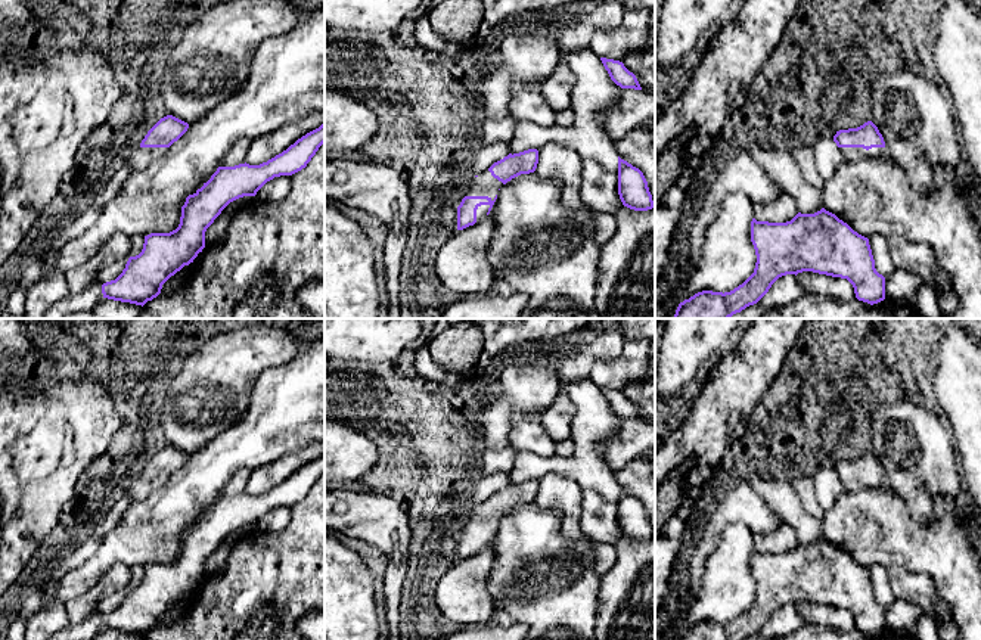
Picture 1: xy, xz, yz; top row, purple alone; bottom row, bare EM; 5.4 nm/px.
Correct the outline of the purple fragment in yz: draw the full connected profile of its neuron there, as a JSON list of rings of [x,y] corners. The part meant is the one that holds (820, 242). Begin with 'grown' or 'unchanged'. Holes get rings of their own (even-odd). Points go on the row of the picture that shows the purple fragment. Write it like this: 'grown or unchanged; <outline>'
unchanged; [[[822,208],[814,214],[798,212],[791,221],[751,221],[751,242],[757,262],[754,273],[730,292],[702,291],[679,304],[673,319],[730,319],[757,304],[782,276],[813,271],[847,279],[859,301],[870,305],[885,299],[885,277],[875,268],[869,239],[854,232],[835,214]]]

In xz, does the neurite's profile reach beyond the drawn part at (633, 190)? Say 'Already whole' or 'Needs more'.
Already whole

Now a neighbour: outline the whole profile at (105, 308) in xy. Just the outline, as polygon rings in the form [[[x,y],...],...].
[[[102,298],[93,313],[99,319],[139,319],[142,310],[142,305]]]

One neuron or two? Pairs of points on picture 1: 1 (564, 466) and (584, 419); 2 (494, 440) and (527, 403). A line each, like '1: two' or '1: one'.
1: one
2: one

